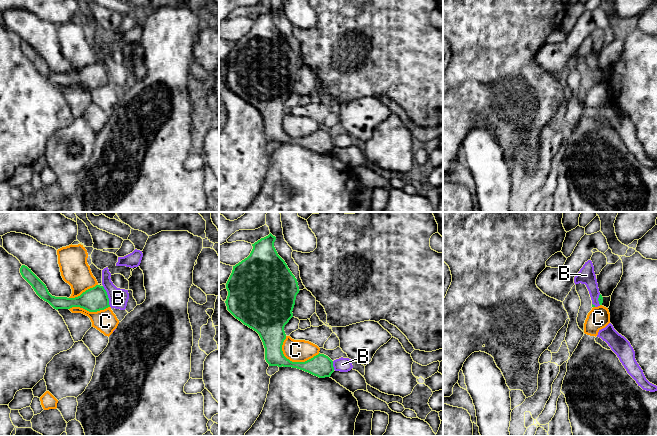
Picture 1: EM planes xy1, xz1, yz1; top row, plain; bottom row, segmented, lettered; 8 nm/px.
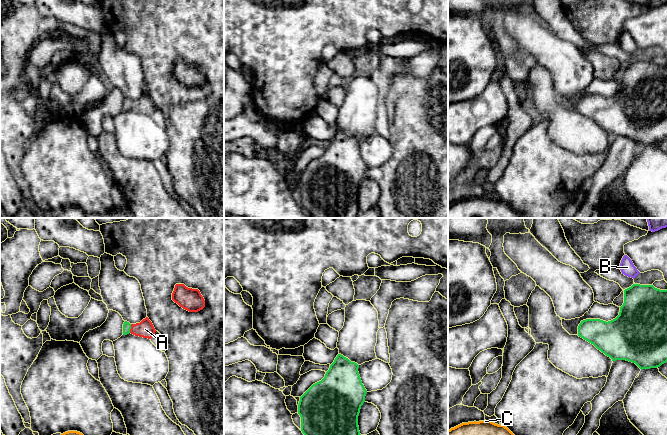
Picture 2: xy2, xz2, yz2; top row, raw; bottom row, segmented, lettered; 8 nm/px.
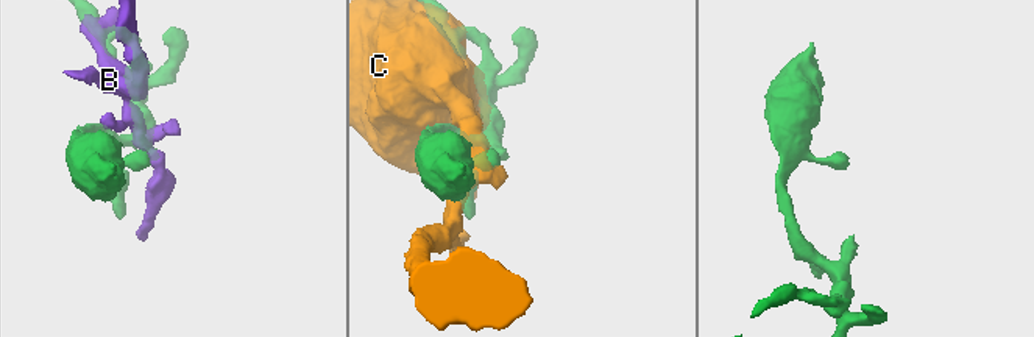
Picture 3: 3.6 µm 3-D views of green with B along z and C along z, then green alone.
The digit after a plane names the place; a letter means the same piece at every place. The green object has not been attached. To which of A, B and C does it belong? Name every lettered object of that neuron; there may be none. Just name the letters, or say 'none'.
A

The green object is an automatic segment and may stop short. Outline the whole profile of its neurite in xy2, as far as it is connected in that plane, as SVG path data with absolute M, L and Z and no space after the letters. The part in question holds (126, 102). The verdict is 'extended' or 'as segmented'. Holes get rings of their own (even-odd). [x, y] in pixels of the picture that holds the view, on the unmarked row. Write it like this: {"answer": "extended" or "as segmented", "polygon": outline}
{"answer": "extended", "polygon": "M148 93L143 95L140 99L130 100L125 97L123 100L123 111L131 109L135 112L151 115L155 108L156 106Z"}

